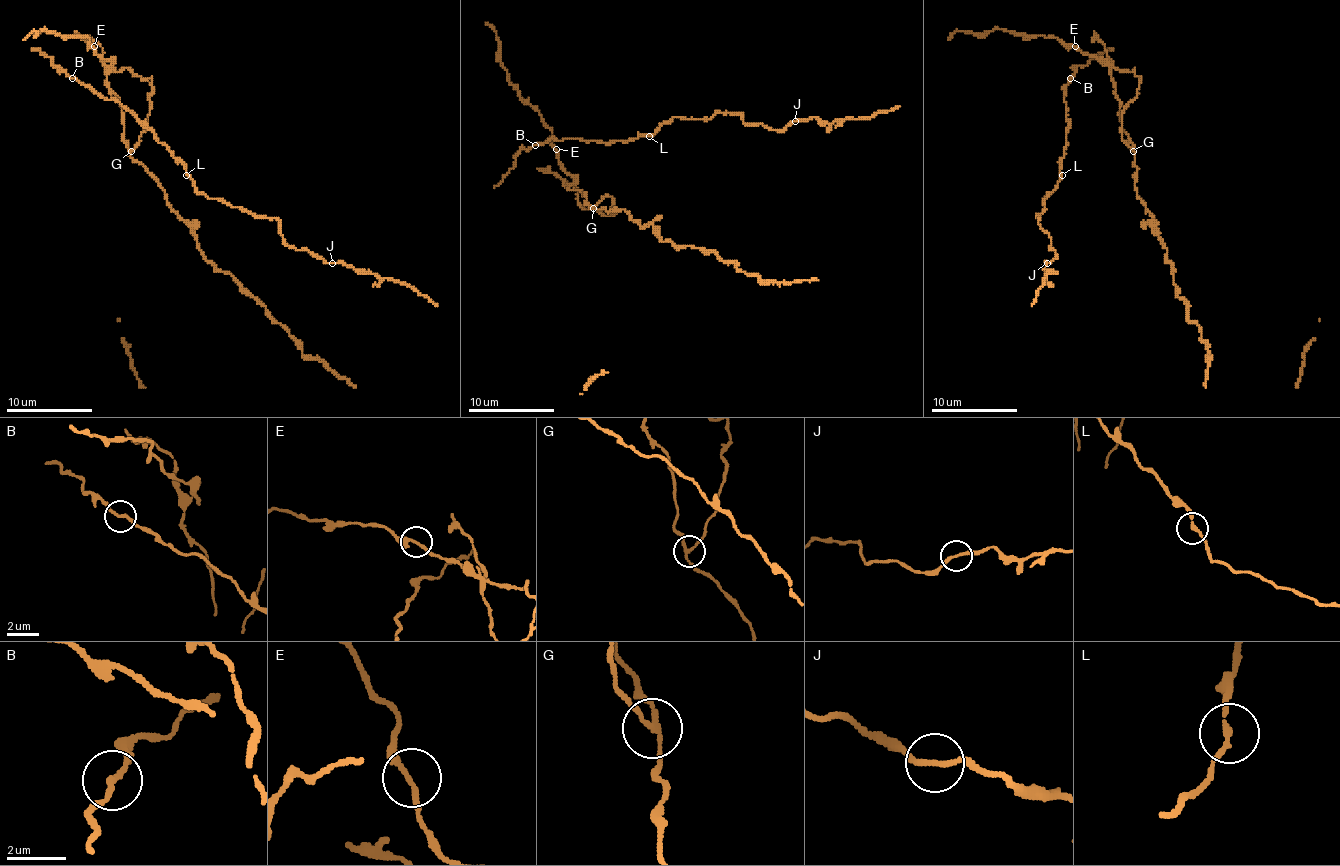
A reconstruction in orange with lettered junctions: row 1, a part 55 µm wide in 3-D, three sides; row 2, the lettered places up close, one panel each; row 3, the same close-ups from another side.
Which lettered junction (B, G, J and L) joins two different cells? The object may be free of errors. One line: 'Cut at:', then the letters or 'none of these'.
Cut at: G

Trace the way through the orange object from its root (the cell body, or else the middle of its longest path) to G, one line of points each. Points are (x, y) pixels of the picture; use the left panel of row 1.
G: (92, 48), (111, 63), (107, 87), (119, 100), (124, 140), (130, 151)

